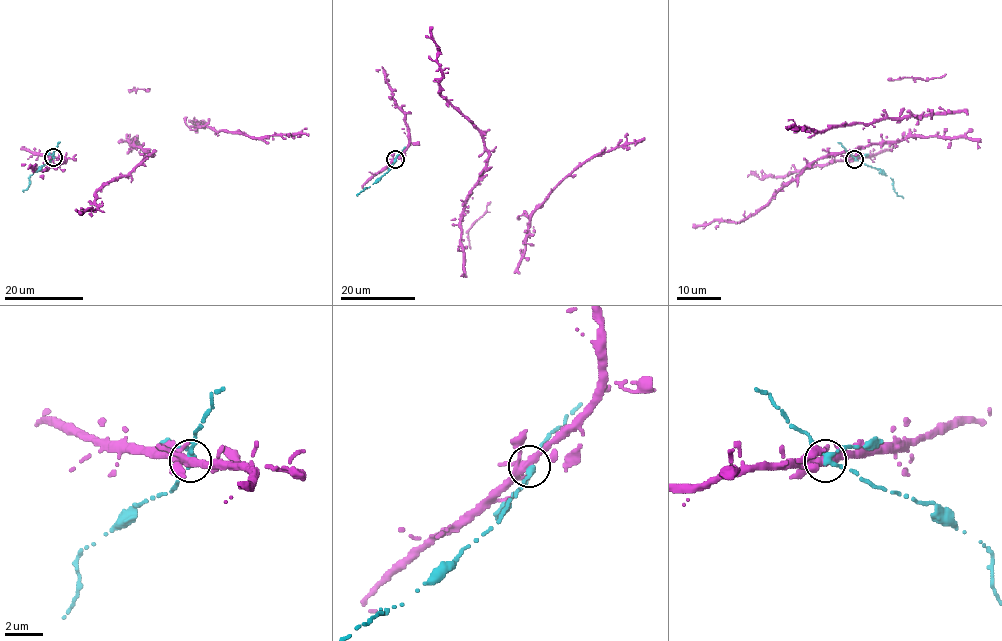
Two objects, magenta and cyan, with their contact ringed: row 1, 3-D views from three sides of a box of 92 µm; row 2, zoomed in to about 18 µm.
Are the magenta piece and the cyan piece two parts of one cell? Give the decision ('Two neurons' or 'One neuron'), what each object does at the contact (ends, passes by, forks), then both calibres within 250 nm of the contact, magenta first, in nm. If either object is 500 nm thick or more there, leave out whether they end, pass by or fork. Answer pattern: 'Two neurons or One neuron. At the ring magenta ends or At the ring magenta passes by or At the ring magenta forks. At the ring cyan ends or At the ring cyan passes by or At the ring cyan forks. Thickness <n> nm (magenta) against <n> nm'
One neuron. At the ring magenta forks. At the ring cyan passes by. Thickness 320 nm (magenta) against 300 nm

